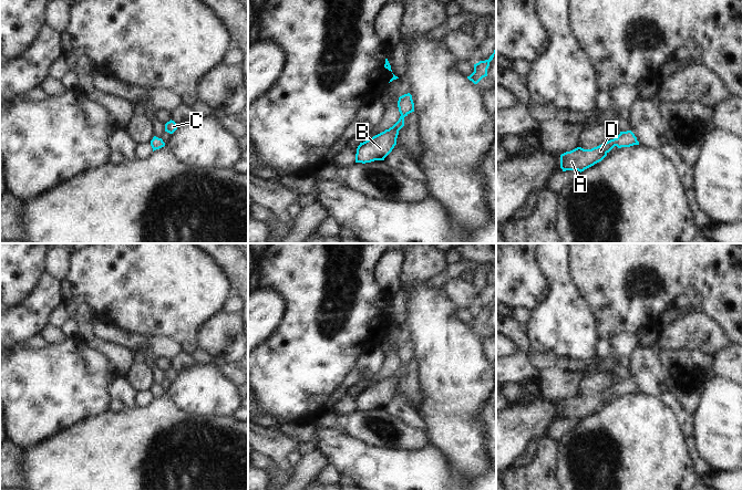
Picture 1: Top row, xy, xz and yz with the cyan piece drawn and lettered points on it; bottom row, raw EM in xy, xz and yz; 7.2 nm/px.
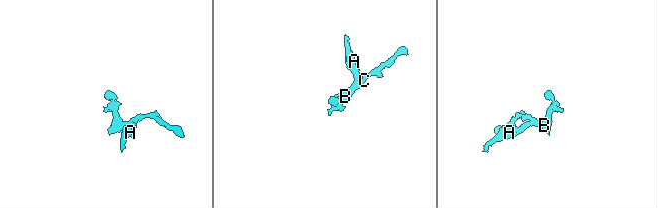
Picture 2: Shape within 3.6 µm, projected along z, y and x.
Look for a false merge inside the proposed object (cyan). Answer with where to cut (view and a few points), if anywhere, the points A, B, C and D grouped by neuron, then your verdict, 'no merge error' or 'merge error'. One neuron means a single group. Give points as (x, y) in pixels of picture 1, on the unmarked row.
no cut | A B C D | no merge error

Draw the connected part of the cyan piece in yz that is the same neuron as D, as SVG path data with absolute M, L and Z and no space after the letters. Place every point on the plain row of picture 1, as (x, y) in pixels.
M631 378L620 379L620 382L616 386L610 387L591 397L577 395L570 399L561 402L560 416L563 417L563 419L578 418L581 420L585 417L601 409L615 394L621 396L630 395L633 393L639 393L639 389L637 388L635 382Z

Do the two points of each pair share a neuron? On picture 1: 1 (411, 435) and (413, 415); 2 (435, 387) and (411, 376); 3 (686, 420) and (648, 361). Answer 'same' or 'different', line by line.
1: different
2: different
3: same

